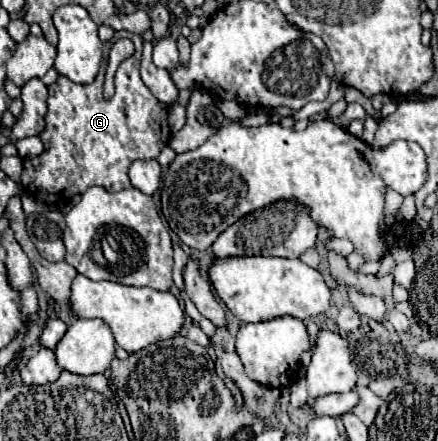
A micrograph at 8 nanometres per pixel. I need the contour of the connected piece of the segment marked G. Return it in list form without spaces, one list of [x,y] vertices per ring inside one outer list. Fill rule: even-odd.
[[[117,31],[115,37],[105,43],[105,51],[103,51],[105,59],[103,59],[103,65],[93,83],[79,85],[67,77],[59,77],[49,87],[49,99],[47,99],[49,111],[45,115],[47,127],[39,135],[45,145],[45,151],[39,157],[25,159],[25,169],[21,175],[23,187],[29,195],[33,195],[35,199],[45,201],[45,203],[59,203],[59,201],[69,201],[75,193],[85,193],[93,185],[101,185],[107,191],[121,191],[121,189],[131,187],[127,171],[135,159],[157,159],[159,157],[161,149],[169,143],[171,129],[167,125],[165,105],[161,101],[157,101],[153,97],[153,93],[141,81],[141,75],[139,75],[141,51],[143,51],[141,35],[135,35],[129,31]],[[123,37],[127,37],[135,43],[135,53],[119,65],[119,69],[115,73],[115,95],[113,95],[113,99],[107,101],[107,99],[103,99],[103,71],[107,67],[107,55],[109,55],[111,45]]]

